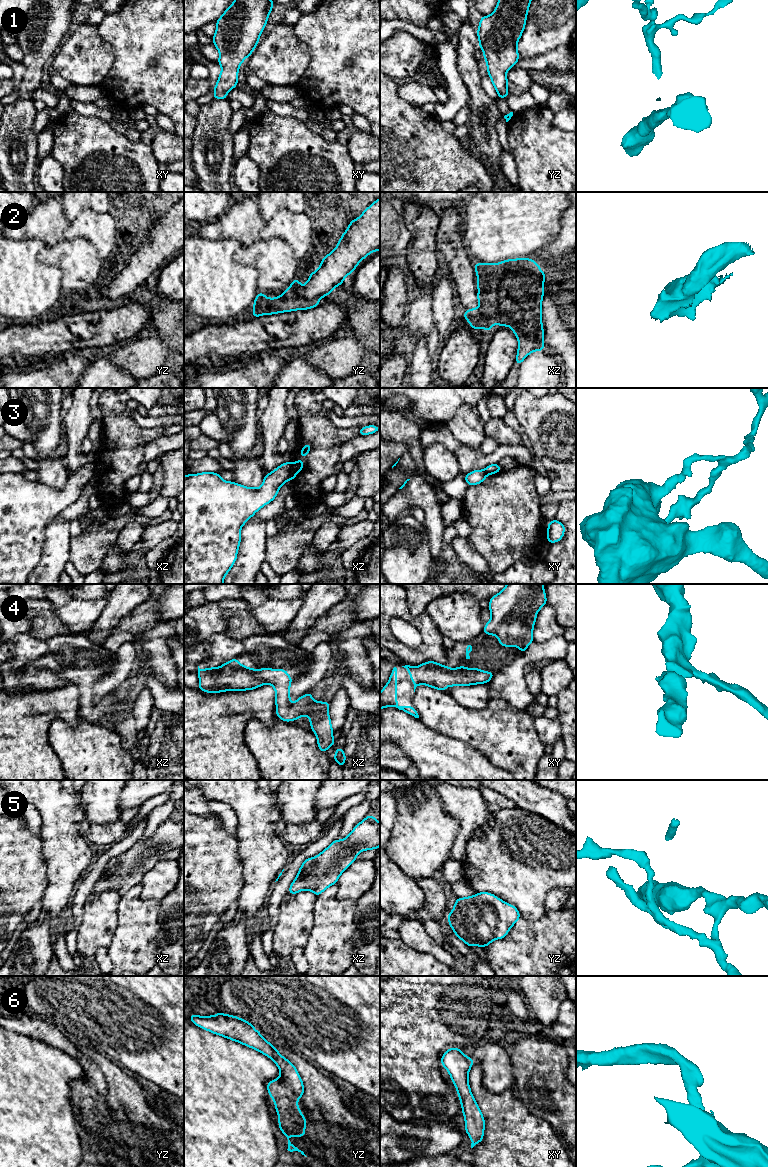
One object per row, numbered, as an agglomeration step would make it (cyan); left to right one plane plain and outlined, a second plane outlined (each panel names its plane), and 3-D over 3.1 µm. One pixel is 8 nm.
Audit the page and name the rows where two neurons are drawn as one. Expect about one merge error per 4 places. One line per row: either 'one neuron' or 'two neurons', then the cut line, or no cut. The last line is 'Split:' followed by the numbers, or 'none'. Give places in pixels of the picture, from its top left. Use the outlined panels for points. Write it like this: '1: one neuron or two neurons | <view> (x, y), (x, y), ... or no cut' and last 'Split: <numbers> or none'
1: one neuron | no cut
2: two neurons | yz (301, 288), (301, 295), (305, 298), (319, 298)
3: two neurons | xz (292, 463), (288, 479)
4: one neuron | no cut
5: one neuron | no cut
6: one neuron | no cut
Split: 2, 3

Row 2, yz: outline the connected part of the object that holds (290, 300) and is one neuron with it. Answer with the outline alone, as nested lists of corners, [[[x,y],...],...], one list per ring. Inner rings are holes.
[[[295,278],[290,287],[277,298],[267,298],[262,292],[258,292],[253,304],[253,317],[257,318],[260,315],[278,314],[294,310],[307,310],[319,306],[320,298],[305,299],[301,296],[302,288],[300,281]]]

